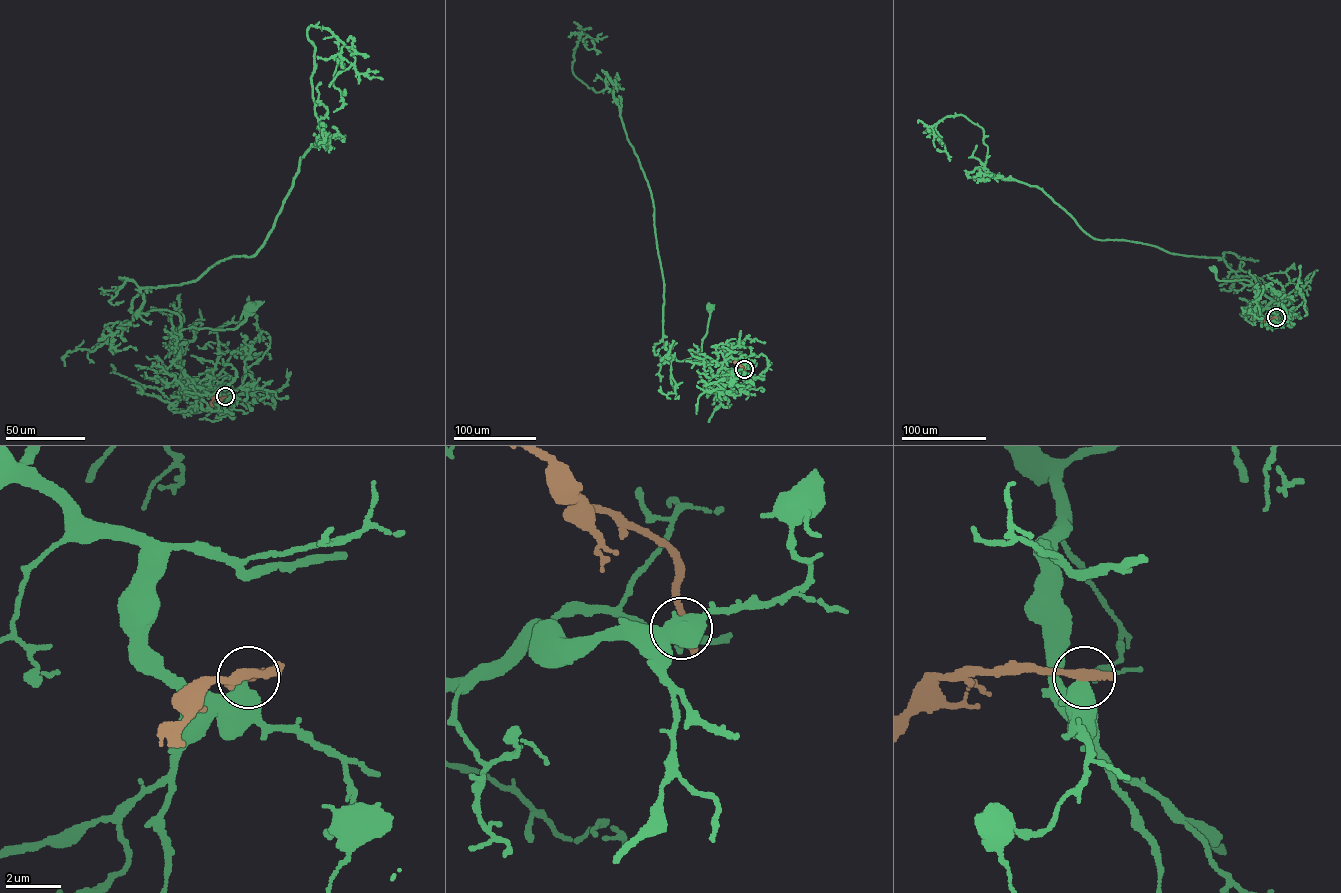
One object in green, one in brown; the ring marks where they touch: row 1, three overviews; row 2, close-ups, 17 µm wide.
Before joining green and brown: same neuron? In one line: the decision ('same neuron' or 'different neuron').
different neuron

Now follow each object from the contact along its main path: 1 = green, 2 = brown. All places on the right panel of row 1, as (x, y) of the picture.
1: (1276, 317), (1275, 311), (1266, 308), (1271, 300), (1257, 286), (1244, 279), (1218, 280), (1213, 268)
2: (1276, 317), (1263, 322)

